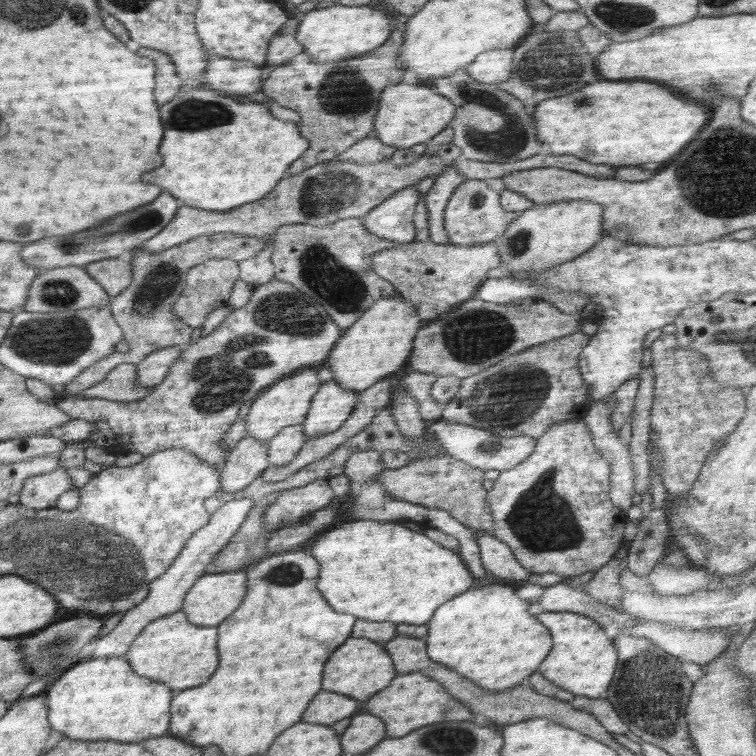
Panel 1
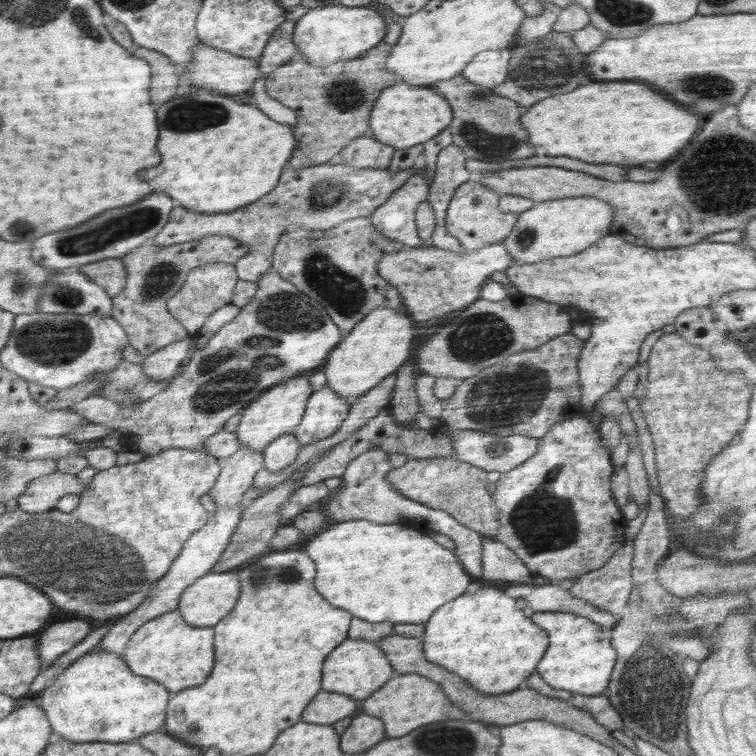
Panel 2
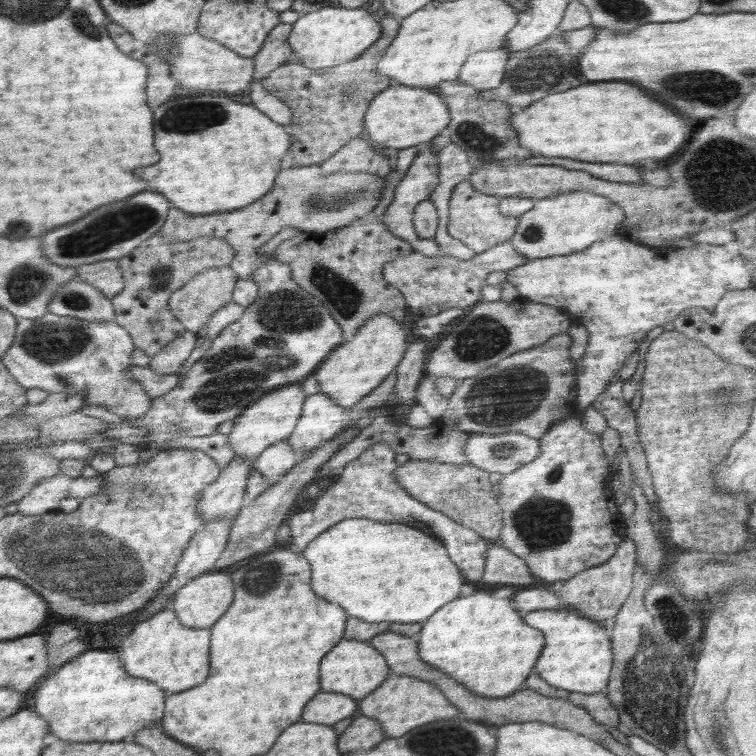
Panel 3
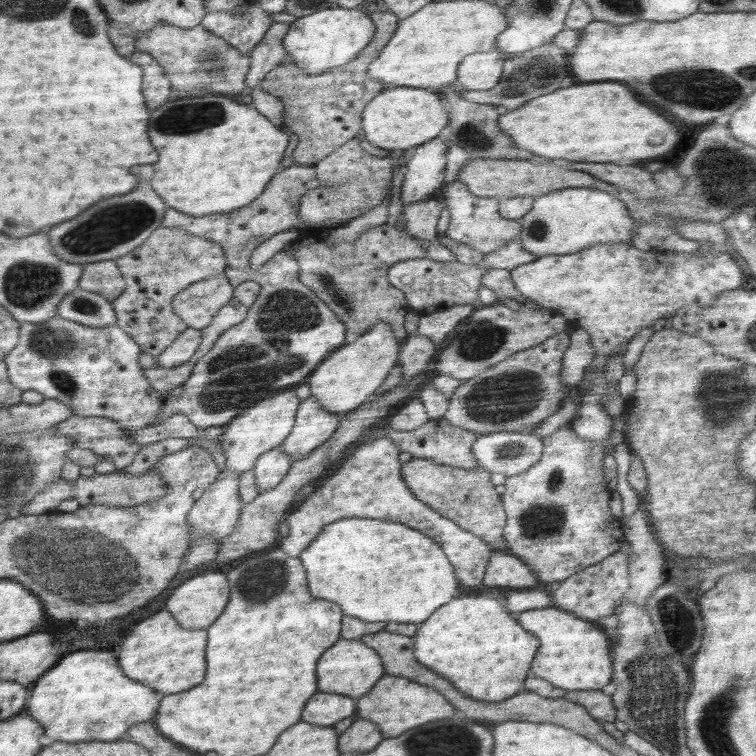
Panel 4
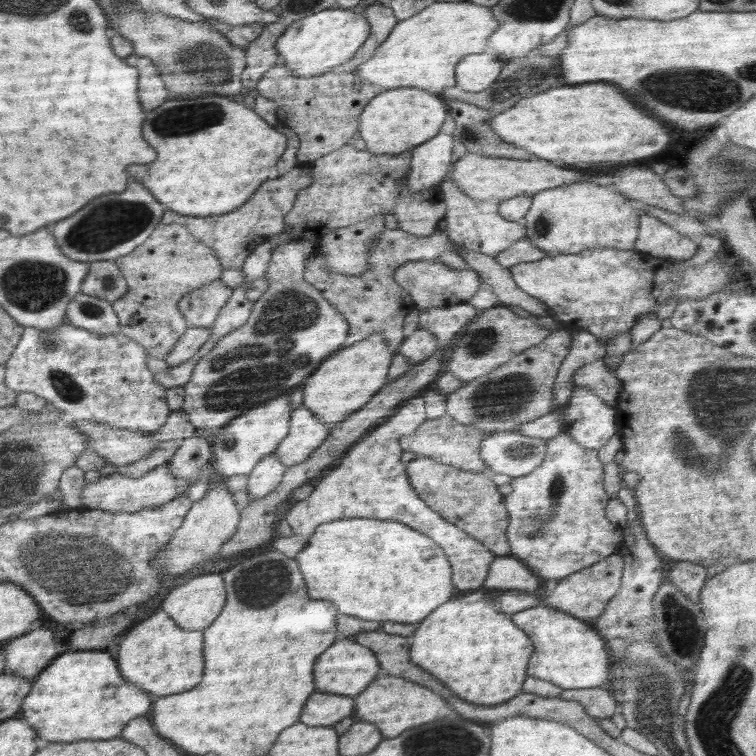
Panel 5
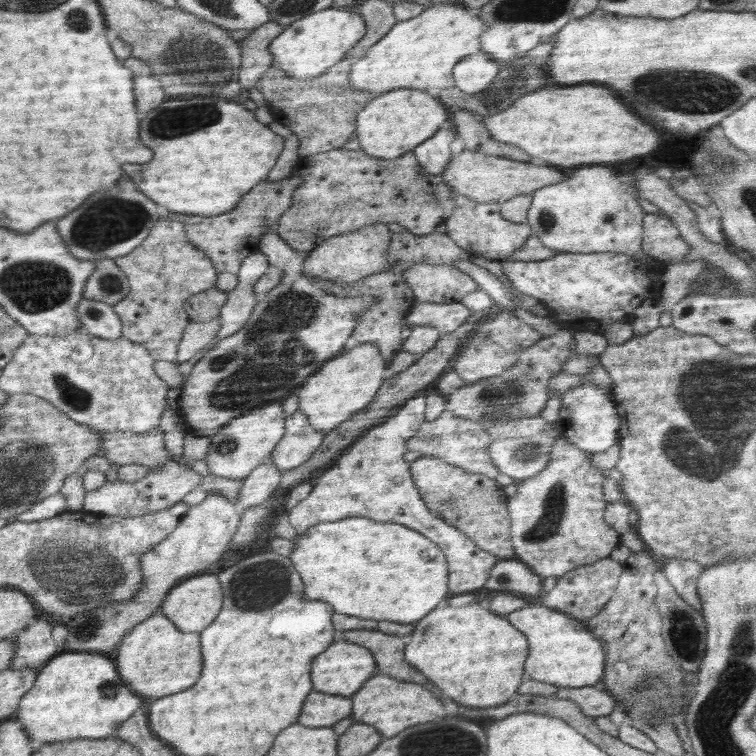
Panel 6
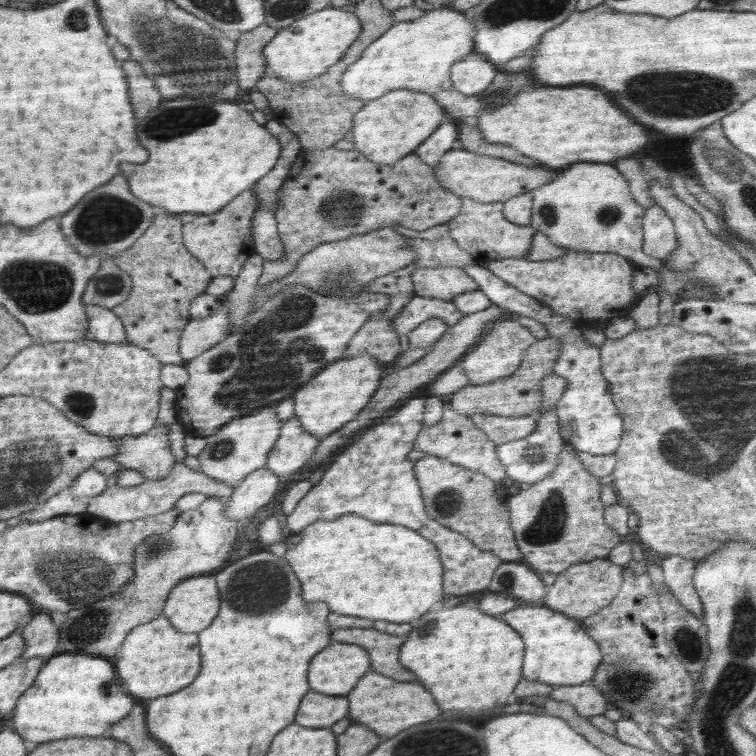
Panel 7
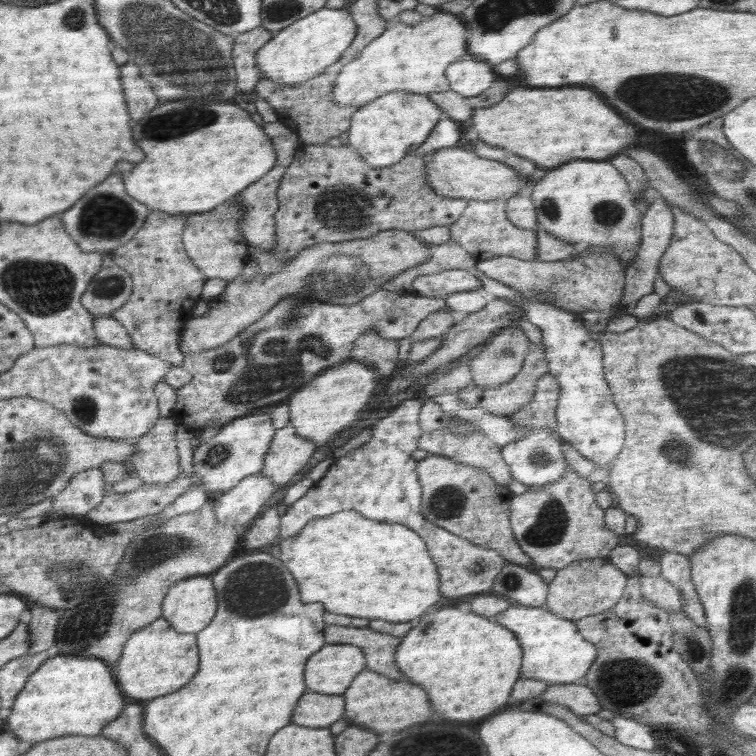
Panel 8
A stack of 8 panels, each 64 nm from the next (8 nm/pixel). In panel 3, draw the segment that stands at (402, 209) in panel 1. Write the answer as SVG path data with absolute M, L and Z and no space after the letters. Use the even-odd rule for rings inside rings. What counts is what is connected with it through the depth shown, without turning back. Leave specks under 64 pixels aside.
M425 144L420 147L418 154L415 156L411 166L404 174L404 178L397 185L394 190L393 201L390 203L390 207L384 209L382 213L382 219L379 223L384 223L388 230L398 238L409 242L412 245L414 251L422 253L424 256L437 256L437 254L443 254L441 248L436 245L433 239L420 238L414 230L412 224L412 218L414 218L414 210L417 208L420 201L428 200L432 191L436 188L439 181L439 162L437 158L439 154L432 149L432 146Z

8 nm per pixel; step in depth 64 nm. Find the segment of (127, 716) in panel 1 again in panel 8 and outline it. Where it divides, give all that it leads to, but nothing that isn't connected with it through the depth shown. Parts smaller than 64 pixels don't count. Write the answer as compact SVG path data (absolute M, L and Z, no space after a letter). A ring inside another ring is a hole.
M58 654L45 660L25 683L7 711L6 730L28 744L66 734L94 736L124 712L122 692L118 690L106 661L102 662L99 657Z

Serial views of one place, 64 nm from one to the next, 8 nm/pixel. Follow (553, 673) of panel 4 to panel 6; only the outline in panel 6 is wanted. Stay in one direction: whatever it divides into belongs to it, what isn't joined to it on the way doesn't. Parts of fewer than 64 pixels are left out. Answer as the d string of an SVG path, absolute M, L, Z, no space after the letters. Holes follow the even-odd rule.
M532 603L504 616L528 639L528 656L524 672L530 680L548 682L564 688L598 686L604 672L606 653L603 643L573 616Z

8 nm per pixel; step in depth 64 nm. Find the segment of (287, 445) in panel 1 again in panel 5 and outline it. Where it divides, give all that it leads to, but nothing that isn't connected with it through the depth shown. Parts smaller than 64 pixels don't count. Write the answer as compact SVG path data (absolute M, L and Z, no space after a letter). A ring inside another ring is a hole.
M276 451L266 455L250 472L247 482L249 503L270 494L282 480L287 466L280 462Z

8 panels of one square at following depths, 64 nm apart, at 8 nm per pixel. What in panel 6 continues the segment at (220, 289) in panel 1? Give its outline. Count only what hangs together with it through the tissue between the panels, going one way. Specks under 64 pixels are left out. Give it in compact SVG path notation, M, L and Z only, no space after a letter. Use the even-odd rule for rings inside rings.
M215 285L187 298L182 310L192 322L208 322L219 316L221 306L226 302L227 298L228 293L216 289Z

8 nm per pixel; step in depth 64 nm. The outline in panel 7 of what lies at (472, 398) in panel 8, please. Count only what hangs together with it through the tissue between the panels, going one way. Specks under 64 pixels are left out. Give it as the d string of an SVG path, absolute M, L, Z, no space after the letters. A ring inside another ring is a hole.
M546 337L534 341L522 358L520 366L512 376L500 378L486 384L466 385L451 395L448 408L470 416L472 413L517 417L535 411L541 403L541 382L545 376L553 373L552 367L560 358L559 340Z

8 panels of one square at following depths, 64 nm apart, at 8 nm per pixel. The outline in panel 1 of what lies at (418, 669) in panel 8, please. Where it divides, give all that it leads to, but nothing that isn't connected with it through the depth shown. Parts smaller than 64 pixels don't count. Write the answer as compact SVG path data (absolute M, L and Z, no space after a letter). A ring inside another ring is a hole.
M500 584L486 585L481 588L461 592L456 598L442 604L432 620L427 623L427 655L430 660L454 668L468 680L476 682L480 688L490 691L506 691L525 683L526 679L536 672L536 668L551 651L550 631L530 615L530 602L520 599L515 588Z

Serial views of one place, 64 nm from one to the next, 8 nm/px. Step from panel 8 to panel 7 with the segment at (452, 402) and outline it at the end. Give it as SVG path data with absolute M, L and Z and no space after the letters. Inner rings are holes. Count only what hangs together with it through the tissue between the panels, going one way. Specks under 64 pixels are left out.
M472 413L469 419L493 442L506 444L528 436L538 422L529 415L507 417L491 414Z

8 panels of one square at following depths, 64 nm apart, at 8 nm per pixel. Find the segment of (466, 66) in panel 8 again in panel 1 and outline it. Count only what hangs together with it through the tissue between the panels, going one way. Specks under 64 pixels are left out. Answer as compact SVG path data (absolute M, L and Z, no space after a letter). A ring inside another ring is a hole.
M500 48L483 52L465 70L473 80L498 86L512 76L513 49Z

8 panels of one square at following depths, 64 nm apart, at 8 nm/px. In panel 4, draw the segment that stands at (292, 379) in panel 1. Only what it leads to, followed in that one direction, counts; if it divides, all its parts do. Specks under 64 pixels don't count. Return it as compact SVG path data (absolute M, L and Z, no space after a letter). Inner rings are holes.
M293 386L253 404L250 408L243 410L235 419L232 419L225 427L224 433L218 436L226 457L225 470L240 473L253 470L254 463L261 454L281 446L284 439L291 433L298 405L301 402L296 397Z

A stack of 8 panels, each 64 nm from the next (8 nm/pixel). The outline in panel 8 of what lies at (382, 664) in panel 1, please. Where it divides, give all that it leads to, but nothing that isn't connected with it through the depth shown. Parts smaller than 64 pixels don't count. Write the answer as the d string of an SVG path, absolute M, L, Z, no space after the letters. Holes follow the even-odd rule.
M351 644L324 645L320 652L315 652L306 662L304 685L306 692L324 695L341 695L350 688L355 676L365 669L365 651Z

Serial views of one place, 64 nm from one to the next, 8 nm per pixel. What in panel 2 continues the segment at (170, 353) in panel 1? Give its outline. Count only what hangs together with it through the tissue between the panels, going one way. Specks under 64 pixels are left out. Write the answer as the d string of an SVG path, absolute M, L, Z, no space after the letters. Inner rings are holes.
M188 334L182 340L177 340L160 351L146 356L140 366L152 380L170 379L177 374L180 366L186 360L188 351L190 351L190 344L192 344L192 339L191 335Z

